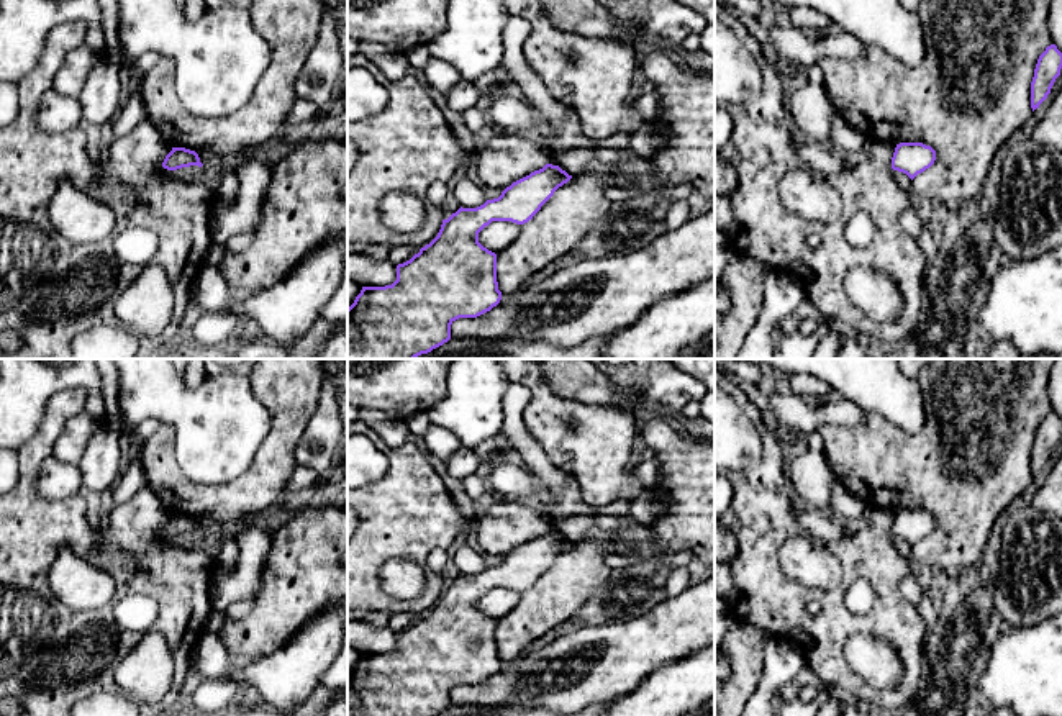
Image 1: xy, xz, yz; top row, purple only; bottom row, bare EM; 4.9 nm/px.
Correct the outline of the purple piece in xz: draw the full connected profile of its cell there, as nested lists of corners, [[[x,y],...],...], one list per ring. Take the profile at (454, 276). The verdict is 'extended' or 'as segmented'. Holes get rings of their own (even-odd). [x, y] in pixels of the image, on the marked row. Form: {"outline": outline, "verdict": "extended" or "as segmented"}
{"outline": [[[559,165],[542,169],[513,182],[498,198],[487,200],[477,208],[459,208],[442,220],[438,236],[420,249],[410,261],[397,265],[397,280],[385,287],[362,287],[347,308],[347,359],[416,359],[451,339],[451,324],[459,318],[477,318],[502,300],[497,282],[497,254],[479,242],[479,233],[492,221],[524,224],[541,210],[554,192],[572,179]]], "verdict": "as segmented"}

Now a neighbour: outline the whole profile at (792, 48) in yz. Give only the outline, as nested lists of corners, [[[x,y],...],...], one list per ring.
[[[769,23],[770,39],[775,49],[774,64],[787,64],[803,74],[810,66],[818,64],[821,57],[836,59],[862,57],[867,44],[846,31],[834,31],[824,41],[810,41],[796,28],[778,28]]]

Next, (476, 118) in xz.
[[[482,105],[469,108],[462,113],[462,118],[474,133],[479,133],[487,125],[487,115]]]

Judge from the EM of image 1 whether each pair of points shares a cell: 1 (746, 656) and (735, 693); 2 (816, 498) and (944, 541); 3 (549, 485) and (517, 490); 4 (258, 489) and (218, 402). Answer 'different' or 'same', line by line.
1: same
2: different
3: different
4: different

